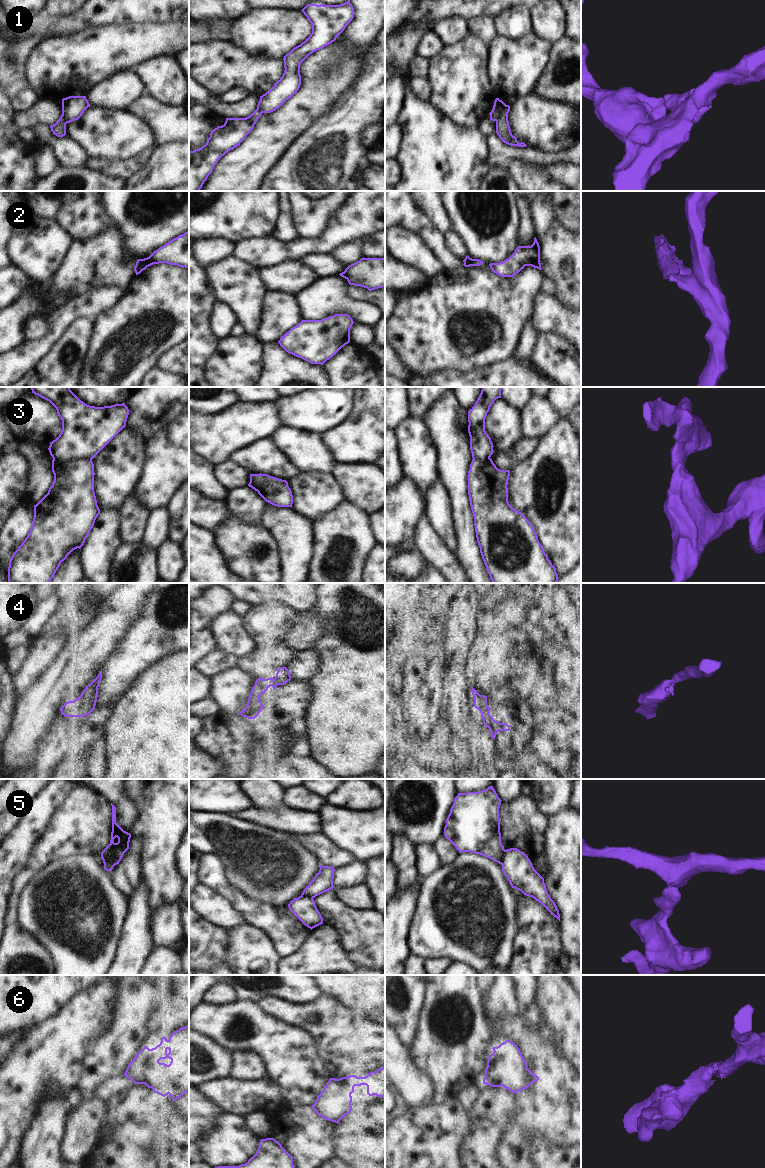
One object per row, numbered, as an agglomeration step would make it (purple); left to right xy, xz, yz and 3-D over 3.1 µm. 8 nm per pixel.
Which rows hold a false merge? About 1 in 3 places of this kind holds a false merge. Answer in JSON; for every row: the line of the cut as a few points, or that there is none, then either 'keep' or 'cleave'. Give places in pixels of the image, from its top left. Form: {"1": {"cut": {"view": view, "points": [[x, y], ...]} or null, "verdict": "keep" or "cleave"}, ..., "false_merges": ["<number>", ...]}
{"1": {"cut": {"view": "yz", "points": [[506, 105], [496, 121]]}, "verdict": "cleave"}, "2": {"cut": {"view": "xy", "points": [[147, 257], [154, 263]]}, "verdict": "cleave"}, "3": {"cut": {"view": "xy", "points": [[91, 459], [53, 460]]}, "verdict": "cleave"}, "4": {"cut": null, "verdict": "keep"}, "5": {"cut": {"view": "xy", "points": [[101, 856], [114, 865]]}, "verdict": "cleave"}, "6": {"cut": null, "verdict": "keep"}, "false_merges": ["1", "2", "3", "5"]}

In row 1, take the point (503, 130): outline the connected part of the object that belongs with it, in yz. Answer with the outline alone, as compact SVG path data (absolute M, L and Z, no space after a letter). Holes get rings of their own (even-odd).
M506 105L504 110L500 113L498 120L496 121L496 133L499 138L506 144L511 146L526 147L524 142L519 143L517 138L512 135L508 121L508 113L510 106Z

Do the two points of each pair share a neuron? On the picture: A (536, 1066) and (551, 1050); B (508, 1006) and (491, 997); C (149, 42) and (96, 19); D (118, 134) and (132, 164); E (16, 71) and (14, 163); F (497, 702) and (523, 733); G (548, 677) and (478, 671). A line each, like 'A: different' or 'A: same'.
A: different
B: same
C: different
D: different
E: different
F: same
G: same

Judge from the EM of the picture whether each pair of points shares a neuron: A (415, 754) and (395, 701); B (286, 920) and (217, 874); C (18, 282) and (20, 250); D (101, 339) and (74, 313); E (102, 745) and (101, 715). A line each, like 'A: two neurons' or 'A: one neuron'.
A: one neuron
B: one neuron
C: two neurons
D: two neurons
E: two neurons

